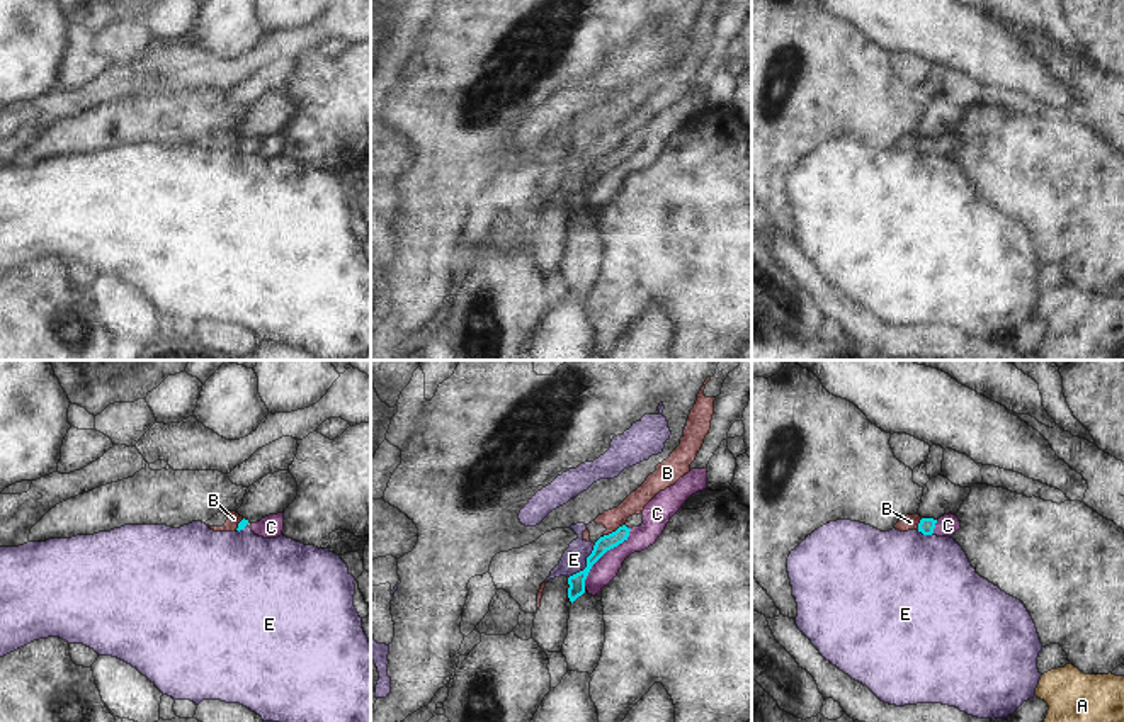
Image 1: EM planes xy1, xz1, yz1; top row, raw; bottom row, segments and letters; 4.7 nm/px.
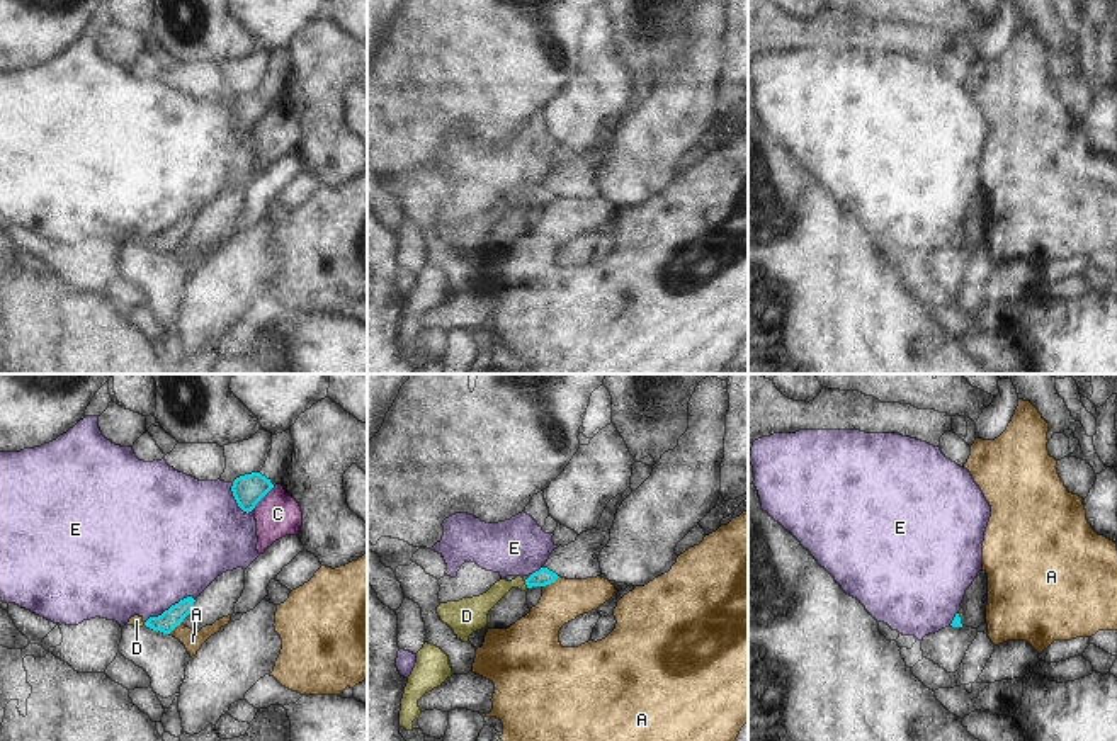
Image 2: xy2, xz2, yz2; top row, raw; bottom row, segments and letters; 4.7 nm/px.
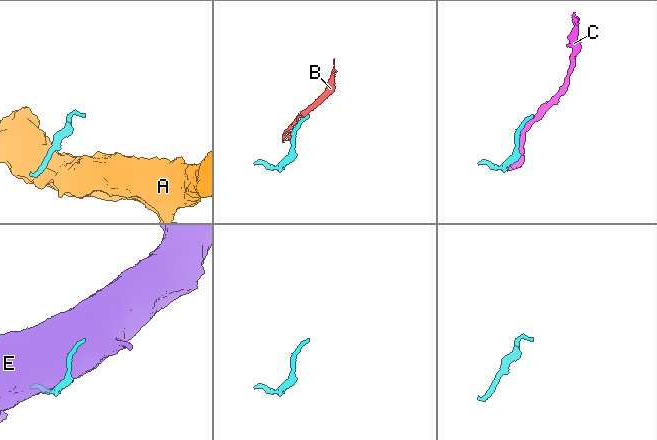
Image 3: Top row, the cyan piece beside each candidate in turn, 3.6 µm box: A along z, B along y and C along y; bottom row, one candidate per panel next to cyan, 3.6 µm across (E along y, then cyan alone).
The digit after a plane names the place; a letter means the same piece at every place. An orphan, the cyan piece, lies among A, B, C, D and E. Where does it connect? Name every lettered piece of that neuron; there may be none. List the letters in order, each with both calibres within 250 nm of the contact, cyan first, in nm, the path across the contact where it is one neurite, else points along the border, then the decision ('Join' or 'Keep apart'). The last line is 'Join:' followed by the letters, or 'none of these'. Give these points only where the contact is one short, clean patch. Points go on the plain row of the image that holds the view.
A: Thickness 80 nm (cyan) against 200 nm. Boundary: xz2 (558, 196), (543, 206). Keep apart
B: Thickness 70 nm (cyan) against 100 nm. Boundary: xz1 (624, 143), (604, 155). Keep apart
C: Thickness 80 nm (cyan) against 110 nm. Keep apart
D: Thickness 80 nm (cyan) against 100 nm. Path across: xz2 (543, 196), (526, 203), (502, 206), (480, 226). Join
E: Thickness 90 nm (cyan) against 500 nm. Keep apart
Join: D.

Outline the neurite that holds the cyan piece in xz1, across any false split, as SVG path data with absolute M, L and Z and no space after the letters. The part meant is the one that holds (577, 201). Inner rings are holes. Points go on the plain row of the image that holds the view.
M633 134L627 138L627 141L619 146L616 151L600 156L595 165L592 173L587 177L587 187L573 195L568 197L568 217L573 223L578 216L585 212L585 199L592 189L592 185L610 168L617 166L629 156L629 149L633 146L641 146L643 143L643 134Z

